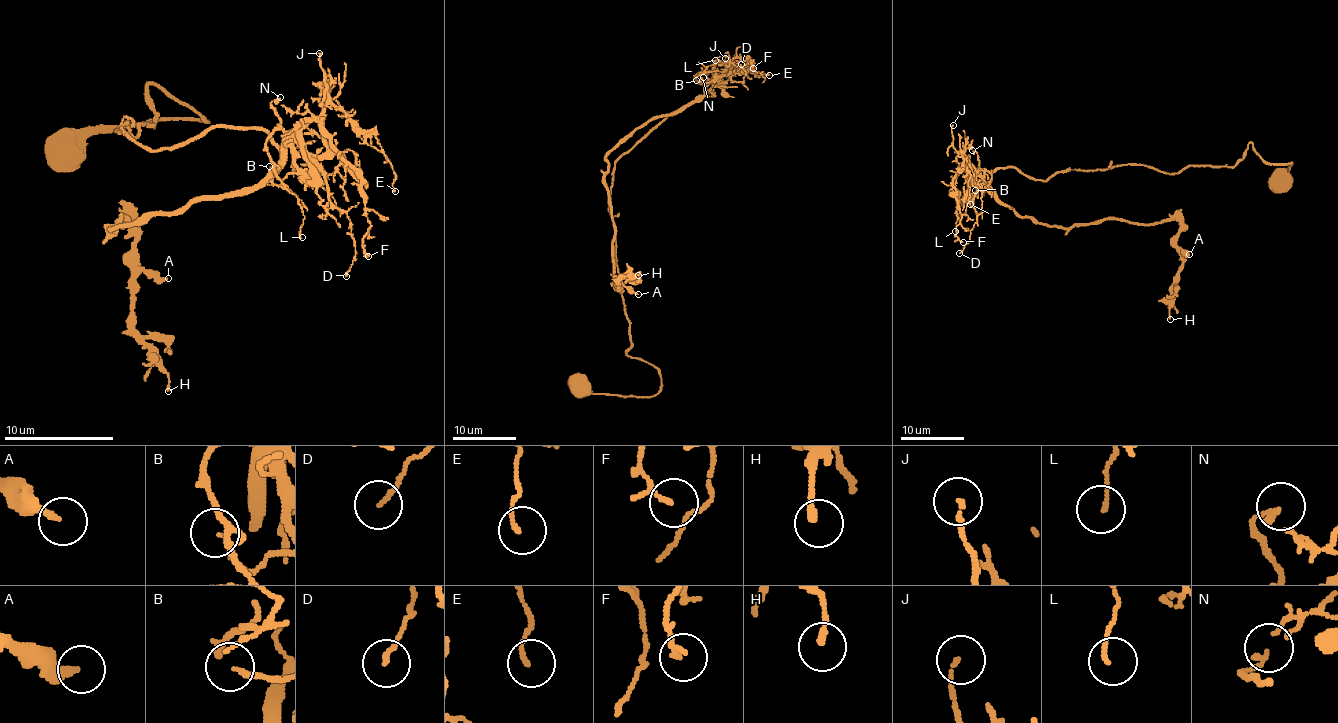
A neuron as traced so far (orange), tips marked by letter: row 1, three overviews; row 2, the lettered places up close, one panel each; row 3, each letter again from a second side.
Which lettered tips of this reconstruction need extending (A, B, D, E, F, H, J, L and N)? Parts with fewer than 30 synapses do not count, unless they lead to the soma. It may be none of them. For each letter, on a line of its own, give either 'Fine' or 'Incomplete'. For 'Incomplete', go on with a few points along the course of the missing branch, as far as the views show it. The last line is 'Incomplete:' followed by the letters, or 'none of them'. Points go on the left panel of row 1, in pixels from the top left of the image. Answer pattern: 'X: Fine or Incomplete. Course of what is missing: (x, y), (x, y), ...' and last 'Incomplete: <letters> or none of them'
A: Fine
B: Fine
D: Fine
E: Fine
F: Fine
H: Fine
J: Fine
L: Fine
N: Fine
Incomplete: none of them

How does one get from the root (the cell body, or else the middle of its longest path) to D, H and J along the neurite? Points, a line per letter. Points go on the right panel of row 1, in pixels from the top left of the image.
D: (1279, 182), (1292, 163), (1251, 142), (1233, 166), (1170, 174), (999, 168), (974, 179), (959, 253)
H: (1279, 182), (1292, 163), (1251, 142), (1170, 174), (992, 174), (1051, 226), (1175, 218), (1170, 319)
J: (1279, 182), (1292, 163), (1251, 142), (1233, 166), (1048, 180), (999, 168), (988, 183), (953, 125)

